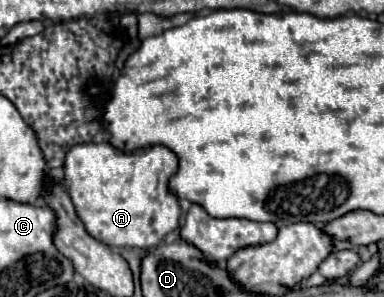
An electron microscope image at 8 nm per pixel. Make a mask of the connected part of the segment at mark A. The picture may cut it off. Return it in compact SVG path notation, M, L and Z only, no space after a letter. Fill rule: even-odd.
M85 143L69 149L65 157L65 175L63 183L69 189L69 197L75 205L79 219L83 221L87 233L97 241L109 247L137 247L137 249L155 249L161 245L167 233L179 227L181 207L177 197L169 191L169 179L179 167L177 155L161 145L153 145L137 151L119 151L109 143Z

